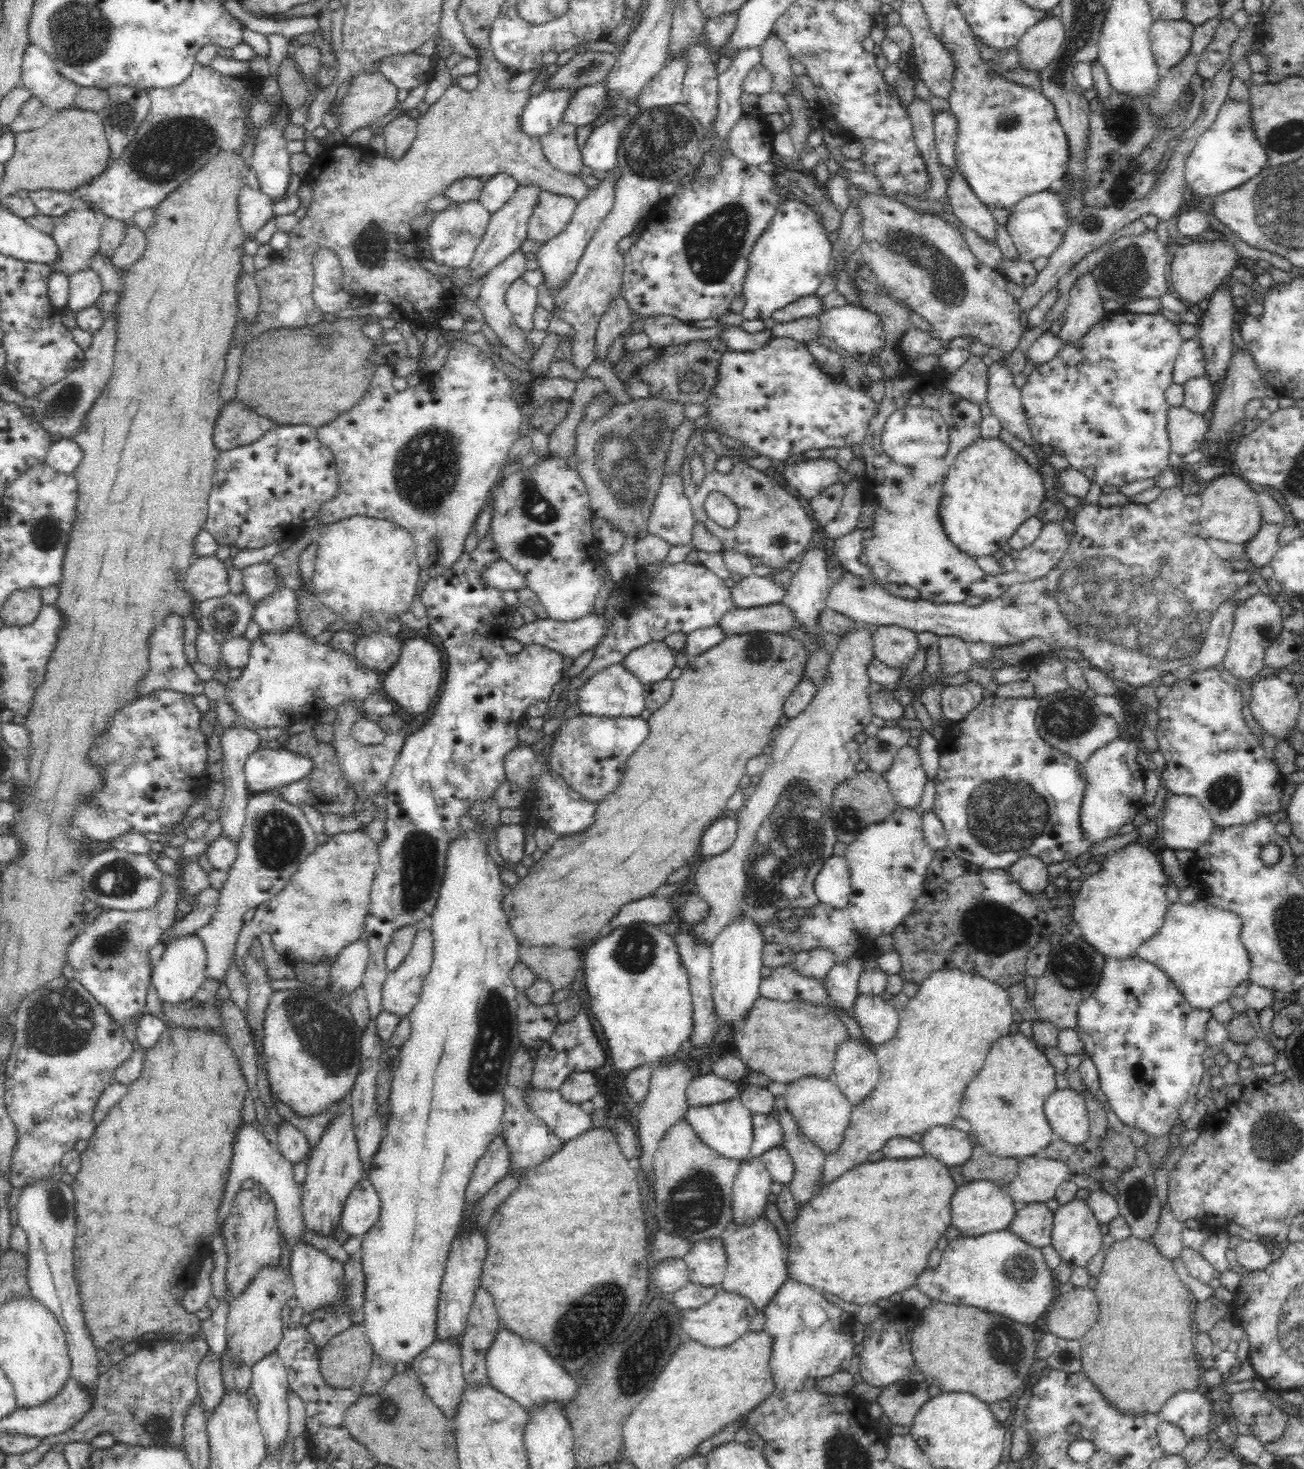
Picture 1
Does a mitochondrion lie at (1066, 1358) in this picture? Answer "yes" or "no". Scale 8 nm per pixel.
yes

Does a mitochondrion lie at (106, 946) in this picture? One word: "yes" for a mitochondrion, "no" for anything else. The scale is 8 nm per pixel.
yes

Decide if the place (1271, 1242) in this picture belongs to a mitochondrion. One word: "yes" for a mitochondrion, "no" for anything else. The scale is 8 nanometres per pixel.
no

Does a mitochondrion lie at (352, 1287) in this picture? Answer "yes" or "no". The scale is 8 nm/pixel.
yes

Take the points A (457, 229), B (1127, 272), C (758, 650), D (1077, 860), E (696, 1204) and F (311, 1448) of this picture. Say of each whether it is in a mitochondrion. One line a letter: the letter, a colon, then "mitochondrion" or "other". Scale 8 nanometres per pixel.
A: mitochondrion
B: mitochondrion
C: mitochondrion
D: other
E: mitochondrion
F: other

